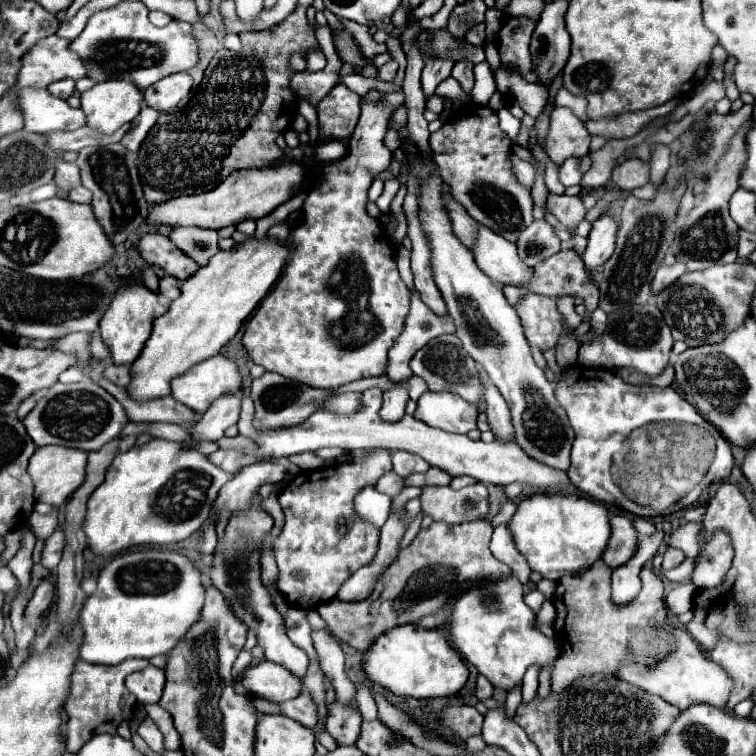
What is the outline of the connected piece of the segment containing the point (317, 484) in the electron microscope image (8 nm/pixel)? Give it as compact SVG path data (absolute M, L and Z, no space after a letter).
M373 449L371 455L367 455L363 461L357 463L341 463L331 465L315 471L303 471L295 475L287 483L287 487L281 491L279 503L285 513L285 525L279 533L279 537L273 543L273 555L279 565L279 591L285 595L285 599L291 605L303 607L303 609L315 609L321 603L327 603L335 597L343 581L347 581L359 567L373 561L377 553L379 543L379 531L359 519L353 507L353 499L365 485L373 485L381 475L391 471L391 455L385 449Z

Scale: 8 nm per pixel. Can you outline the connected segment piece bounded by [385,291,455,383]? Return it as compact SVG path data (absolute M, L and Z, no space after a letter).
M415 291L411 293L411 311L405 321L405 331L389 351L389 365L385 375L393 383L399 383L413 375L409 369L409 361L415 351L419 351L429 339L435 339L445 333L455 333L455 323L451 323L449 315L435 315Z

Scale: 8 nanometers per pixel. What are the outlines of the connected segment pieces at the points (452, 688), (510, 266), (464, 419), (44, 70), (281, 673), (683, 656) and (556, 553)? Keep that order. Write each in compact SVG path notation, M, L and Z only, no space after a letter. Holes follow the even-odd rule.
M403 625L381 635L363 655L365 673L395 695L411 695L417 699L455 695L469 679L463 657L447 643L441 629L423 629L419 625Z
M479 225L479 235L471 251L479 269L493 283L521 285L531 279L531 269L523 261L519 261L515 243L503 239L483 225Z
M425 391L417 401L413 417L431 427L461 435L477 427L477 407L471 407L471 403L455 393Z
M49 35L47 39L41 39L37 47L23 55L19 83L47 87L49 83L65 77L77 81L85 77L85 73L87 69L83 61L69 49L69 41L57 35Z
M261 661L259 665L249 667L243 675L243 685L251 695L273 703L295 699L303 691L301 681L291 675L291 671L271 661Z
M673 627L673 631L677 639L677 649L667 659L659 661L655 667L649 667L649 669L625 663L617 669L617 677L653 695L663 697L665 701L669 701L671 705L677 705L679 709L687 709L689 705L695 705L695 703L707 703L707 705L725 709L733 689L733 679L727 675L727 671L723 671L723 667L719 667L709 659L709 655L695 643L695 639L685 629Z
M537 493L525 497L517 507L517 513L509 521L509 529L529 567L533 571L539 571L547 579L559 579L569 573L587 571L587 567L591 567L595 559L601 559L611 537L609 509L603 503L559 493ZM583 547L587 547L587 555L583 555Z

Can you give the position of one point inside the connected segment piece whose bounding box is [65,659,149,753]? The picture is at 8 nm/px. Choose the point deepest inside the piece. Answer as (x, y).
(99, 701)

